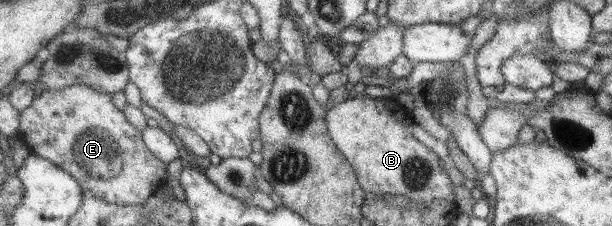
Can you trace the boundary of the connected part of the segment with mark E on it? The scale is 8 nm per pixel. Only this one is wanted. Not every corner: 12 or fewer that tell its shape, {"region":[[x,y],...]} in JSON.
{"region":[[43,90],[19,111],[28,150],[84,196],[142,204],[163,184],[110,94]]}

